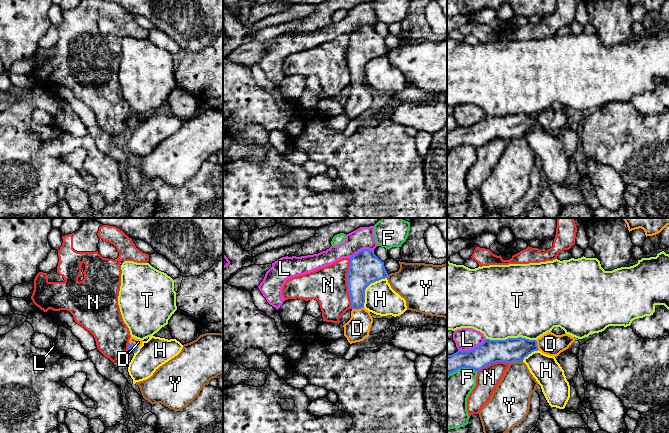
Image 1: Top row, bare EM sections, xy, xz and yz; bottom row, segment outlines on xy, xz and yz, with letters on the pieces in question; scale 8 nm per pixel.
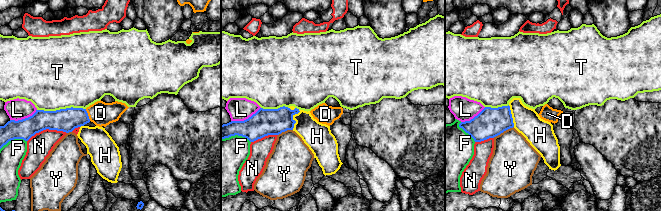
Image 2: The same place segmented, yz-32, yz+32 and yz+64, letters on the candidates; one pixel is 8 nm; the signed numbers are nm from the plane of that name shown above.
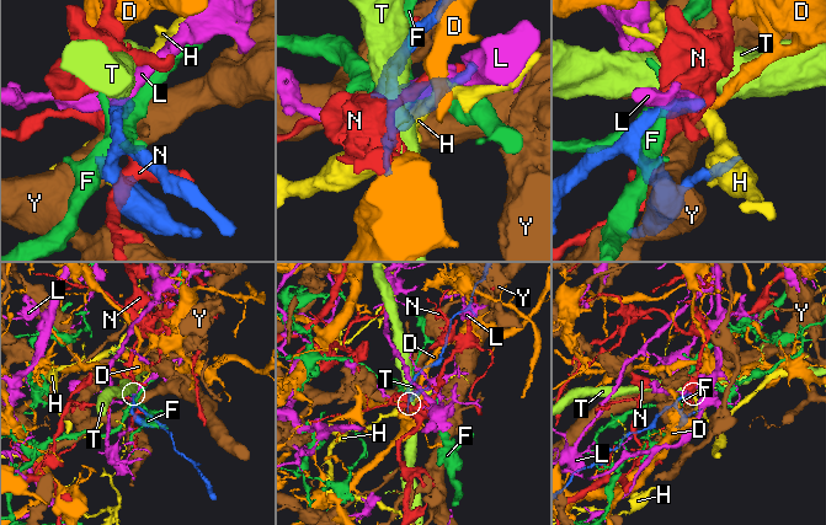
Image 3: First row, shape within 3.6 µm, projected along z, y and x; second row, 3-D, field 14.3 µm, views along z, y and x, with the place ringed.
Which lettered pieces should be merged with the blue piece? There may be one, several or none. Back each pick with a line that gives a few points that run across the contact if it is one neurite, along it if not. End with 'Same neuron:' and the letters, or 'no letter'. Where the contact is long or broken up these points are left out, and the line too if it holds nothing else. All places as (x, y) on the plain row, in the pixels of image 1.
D: line xz (359, 53), (357, 57), (357, 84), (357, 104)
Same neuron: D

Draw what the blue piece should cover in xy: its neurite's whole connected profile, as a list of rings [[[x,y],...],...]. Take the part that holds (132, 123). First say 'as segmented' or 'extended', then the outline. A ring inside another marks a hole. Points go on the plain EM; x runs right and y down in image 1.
extended | [[[131,113],[128,120],[128,126],[130,128],[136,129],[138,124],[142,121],[143,116],[136,115]]]

